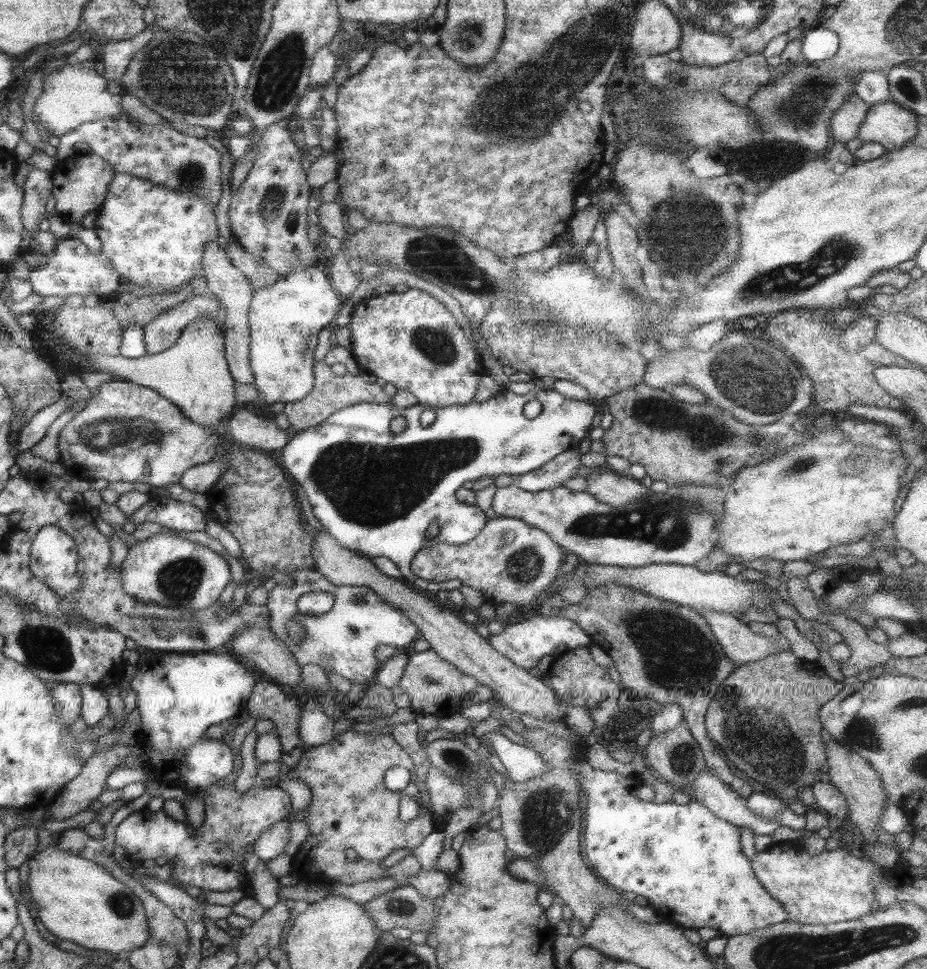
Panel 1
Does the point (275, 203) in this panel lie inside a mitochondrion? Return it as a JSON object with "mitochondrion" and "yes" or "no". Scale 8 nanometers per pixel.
{"mitochondrion":"yes"}

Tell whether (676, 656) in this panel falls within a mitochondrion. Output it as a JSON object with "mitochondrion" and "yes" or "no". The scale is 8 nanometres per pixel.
{"mitochondrion":"yes"}

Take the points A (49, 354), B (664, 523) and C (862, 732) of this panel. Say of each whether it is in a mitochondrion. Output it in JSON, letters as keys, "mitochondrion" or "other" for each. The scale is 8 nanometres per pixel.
{"A":"other","B":"mitochondrion","C":"mitochondrion"}

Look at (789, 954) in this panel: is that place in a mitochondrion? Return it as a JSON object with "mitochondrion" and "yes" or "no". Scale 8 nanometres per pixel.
{"mitochondrion":"yes"}

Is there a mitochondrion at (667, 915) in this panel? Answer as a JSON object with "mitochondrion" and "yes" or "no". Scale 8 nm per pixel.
{"mitochondrion":"no"}

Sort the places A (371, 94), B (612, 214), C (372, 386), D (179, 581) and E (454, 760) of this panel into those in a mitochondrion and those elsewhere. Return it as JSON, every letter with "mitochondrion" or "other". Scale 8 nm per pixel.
{"A":"other","B":"other","C":"other","D":"mitochondrion","E":"mitochondrion"}

